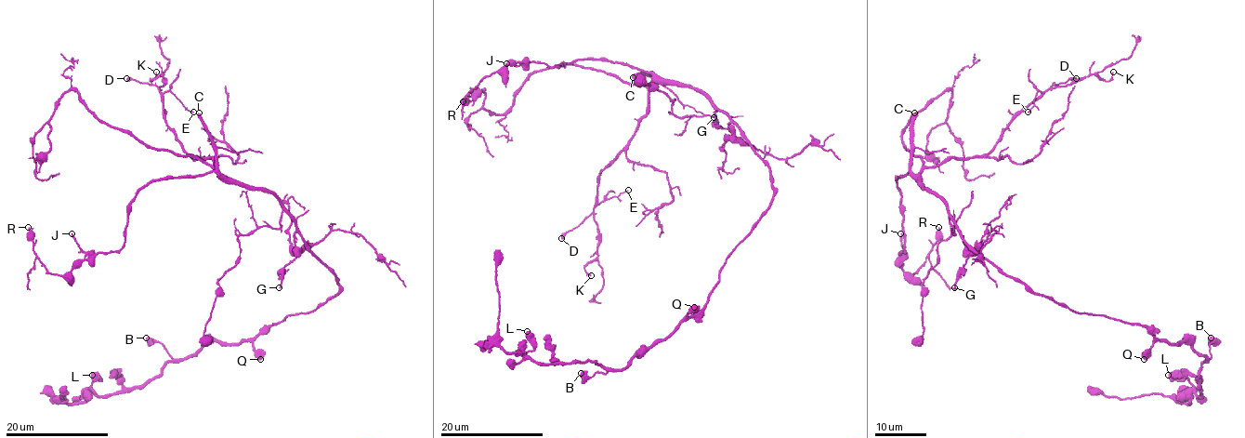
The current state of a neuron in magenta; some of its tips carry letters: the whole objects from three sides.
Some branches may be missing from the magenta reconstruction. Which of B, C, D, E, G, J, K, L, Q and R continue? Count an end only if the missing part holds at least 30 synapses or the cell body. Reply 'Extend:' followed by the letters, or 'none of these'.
Extend: C

